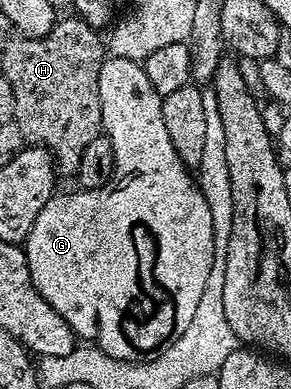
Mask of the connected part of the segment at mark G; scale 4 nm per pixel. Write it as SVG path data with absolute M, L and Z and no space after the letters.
M105 58L102 69L98 73L98 97L102 105L102 131L112 138L114 145L114 159L116 171L112 179L104 187L95 187L89 191L75 189L69 195L53 194L50 201L38 213L38 221L34 221L34 229L30 229L28 238L23 244L25 253L28 254L30 265L30 277L50 301L50 305L64 318L81 340L91 341L95 346L101 347L110 357L130 361L131 363L147 363L148 360L166 353L182 333L186 333L190 320L198 301L202 297L202 289L206 289L206 277L210 277L210 265L214 265L214 221L210 221L210 205L206 203L206 197L200 191L199 182L194 178L193 172L178 157L174 151L174 145L170 145L170 133L166 133L166 125L162 125L162 113L160 112L160 100L162 96L150 85L146 78L143 66L134 59Z

